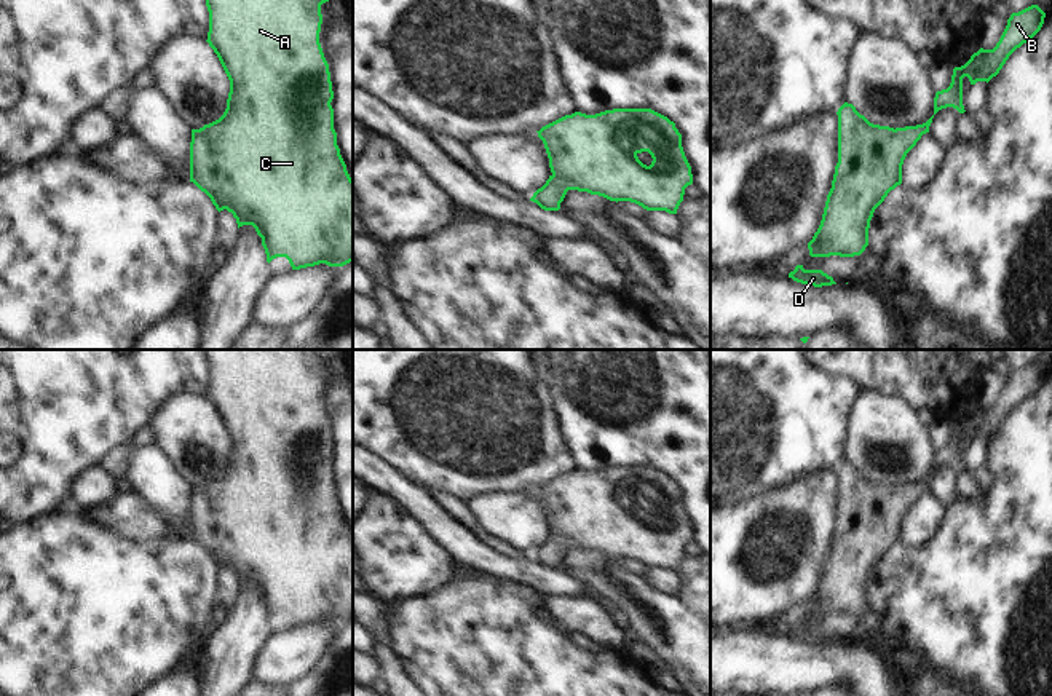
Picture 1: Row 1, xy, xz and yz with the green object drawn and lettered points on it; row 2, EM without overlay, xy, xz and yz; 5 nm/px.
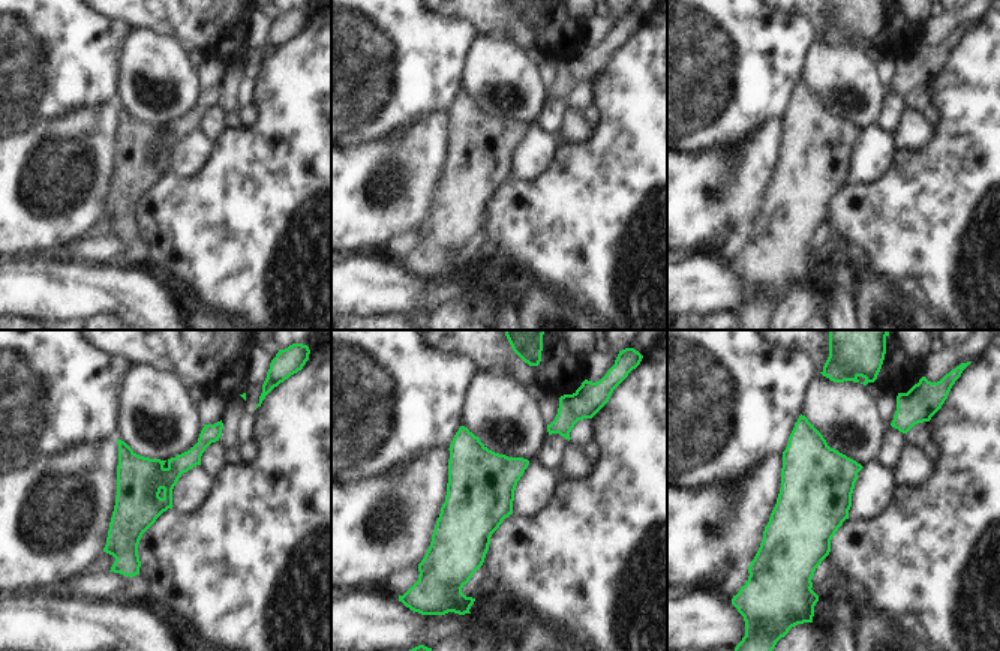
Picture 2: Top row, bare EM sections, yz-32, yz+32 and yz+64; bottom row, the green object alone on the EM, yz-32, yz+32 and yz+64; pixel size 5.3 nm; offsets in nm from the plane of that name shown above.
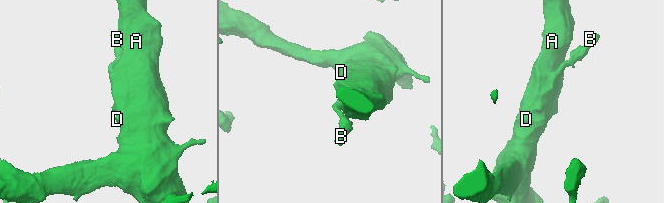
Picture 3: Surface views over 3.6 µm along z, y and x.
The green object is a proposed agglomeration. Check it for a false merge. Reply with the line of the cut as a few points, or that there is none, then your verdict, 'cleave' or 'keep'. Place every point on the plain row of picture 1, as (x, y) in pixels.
cut none; keep

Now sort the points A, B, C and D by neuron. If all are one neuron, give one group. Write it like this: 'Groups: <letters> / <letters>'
Groups: A B C D.

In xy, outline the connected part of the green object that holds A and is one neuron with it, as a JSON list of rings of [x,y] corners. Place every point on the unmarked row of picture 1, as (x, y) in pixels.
[[[206,350],[206,364],[209,369],[208,401],[217,412],[228,437],[230,450],[223,473],[192,487],[190,500],[190,540],[204,549],[216,567],[227,567],[236,576],[238,586],[252,583],[262,595],[262,603],[270,621],[276,615],[286,615],[292,627],[326,621],[329,624],[343,624],[353,619],[353,536],[346,528],[346,522],[337,503],[337,490],[334,487],[334,457],[329,421],[324,415],[319,390],[322,382],[321,362],[332,358],[338,350]]]

